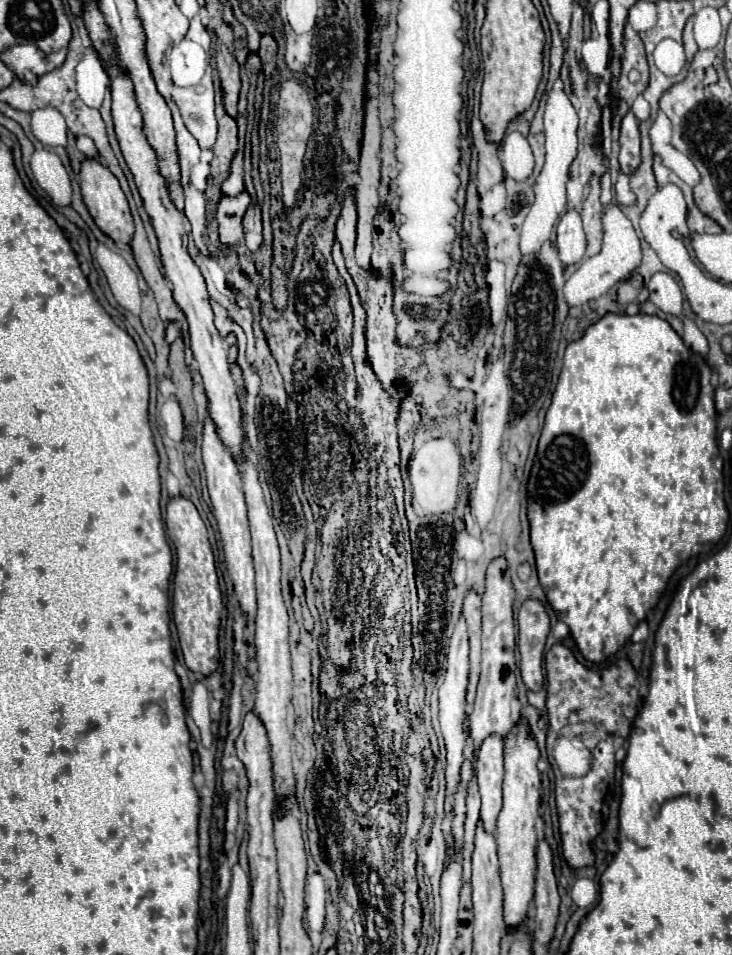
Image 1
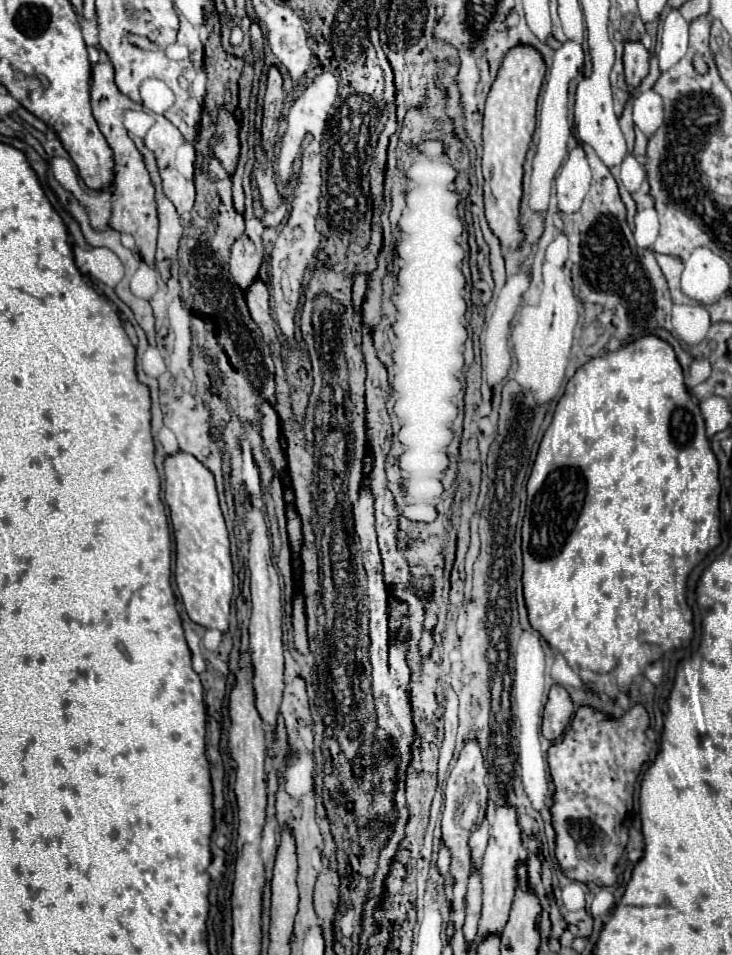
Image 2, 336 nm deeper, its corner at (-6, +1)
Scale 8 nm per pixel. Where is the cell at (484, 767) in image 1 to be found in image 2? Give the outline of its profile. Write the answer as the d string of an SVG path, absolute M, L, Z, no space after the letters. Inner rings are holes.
M500 807L494 813L494 823L490 829L488 847L482 857L482 917L478 921L478 939L486 939L488 935L502 935L502 929L508 921L510 907L514 901L514 893L518 887L516 879L516 865L518 855L522 855L522 839L520 839L520 827L516 823L516 813L512 807Z

